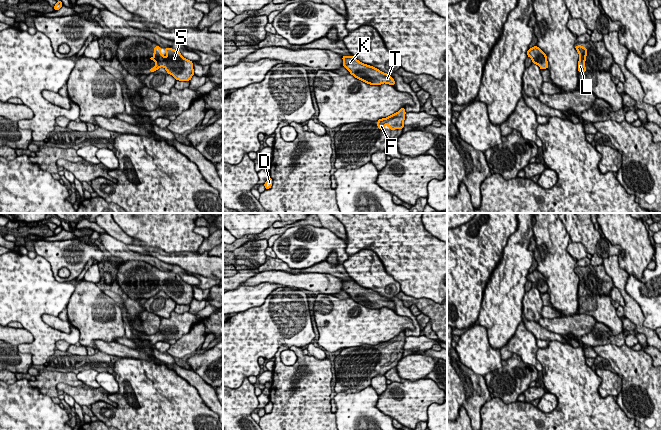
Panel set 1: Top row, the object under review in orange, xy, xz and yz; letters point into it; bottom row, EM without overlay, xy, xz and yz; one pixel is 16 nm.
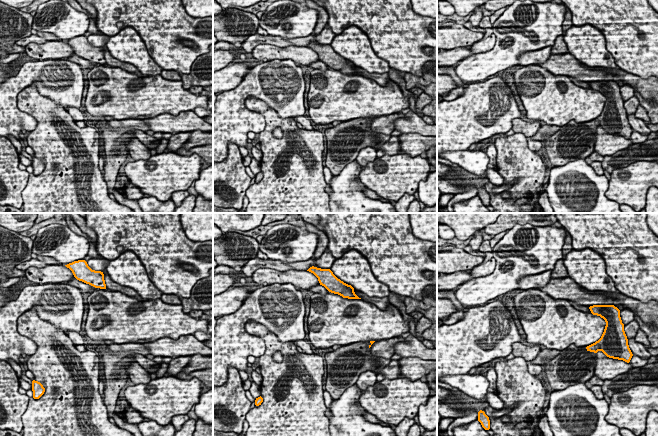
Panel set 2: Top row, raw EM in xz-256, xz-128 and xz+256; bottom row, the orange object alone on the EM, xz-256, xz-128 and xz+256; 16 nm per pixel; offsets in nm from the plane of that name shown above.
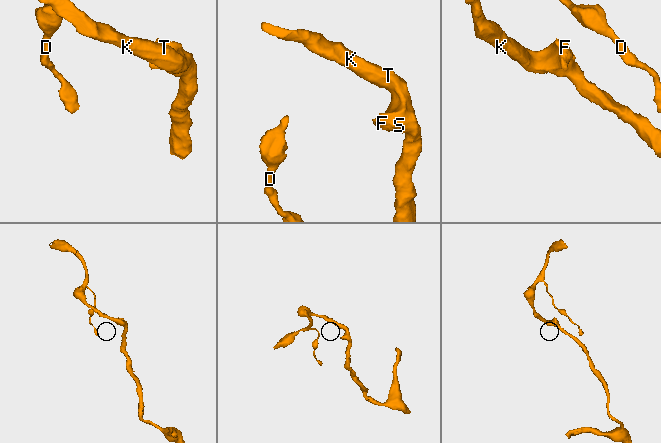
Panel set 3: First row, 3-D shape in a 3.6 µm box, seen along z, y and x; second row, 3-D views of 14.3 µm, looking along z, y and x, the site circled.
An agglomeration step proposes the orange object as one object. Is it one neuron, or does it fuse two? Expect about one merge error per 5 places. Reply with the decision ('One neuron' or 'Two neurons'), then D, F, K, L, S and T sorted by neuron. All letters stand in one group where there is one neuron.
One neuron. Groups: D F K L S T

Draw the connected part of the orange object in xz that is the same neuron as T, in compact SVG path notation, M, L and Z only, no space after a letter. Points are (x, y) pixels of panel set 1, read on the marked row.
M342 56L343 67L345 67L355 78L370 84L381 85L383 83L394 86L395 80L387 73L364 64L353 56Z

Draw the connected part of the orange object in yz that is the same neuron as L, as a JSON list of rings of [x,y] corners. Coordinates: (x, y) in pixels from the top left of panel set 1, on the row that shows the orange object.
[[[575,45],[575,49],[579,53],[579,61],[578,61],[578,72],[585,72],[587,69],[585,68],[585,61],[586,61],[586,55],[587,55],[587,48],[583,47],[582,45]]]

